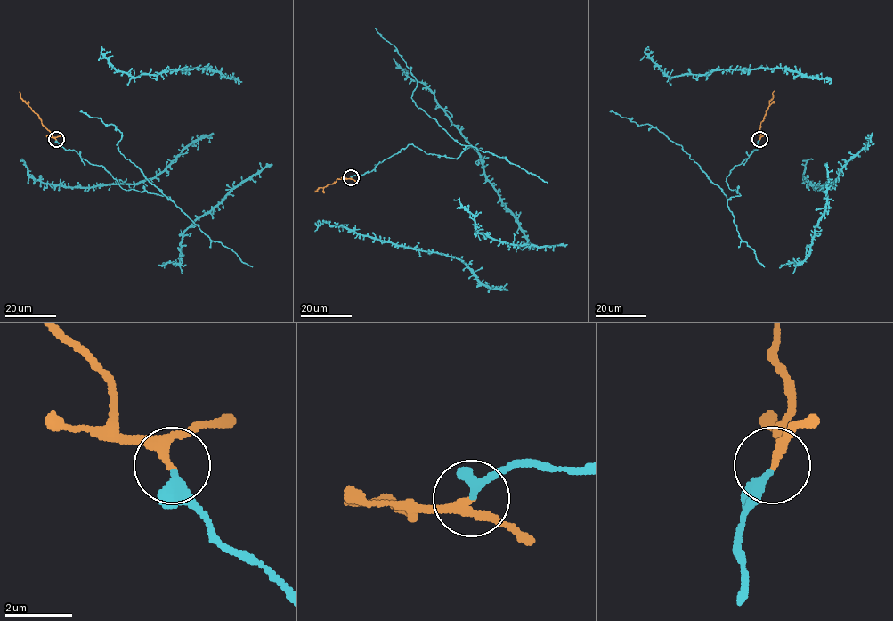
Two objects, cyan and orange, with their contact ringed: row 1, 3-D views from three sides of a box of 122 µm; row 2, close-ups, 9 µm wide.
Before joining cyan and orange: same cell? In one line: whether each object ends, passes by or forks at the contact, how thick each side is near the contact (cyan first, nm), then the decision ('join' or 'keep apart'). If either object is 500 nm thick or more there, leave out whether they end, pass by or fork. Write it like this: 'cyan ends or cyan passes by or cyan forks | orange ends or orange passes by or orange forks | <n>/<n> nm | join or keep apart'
cyan ends | orange passes by | 320/200 nm | join

